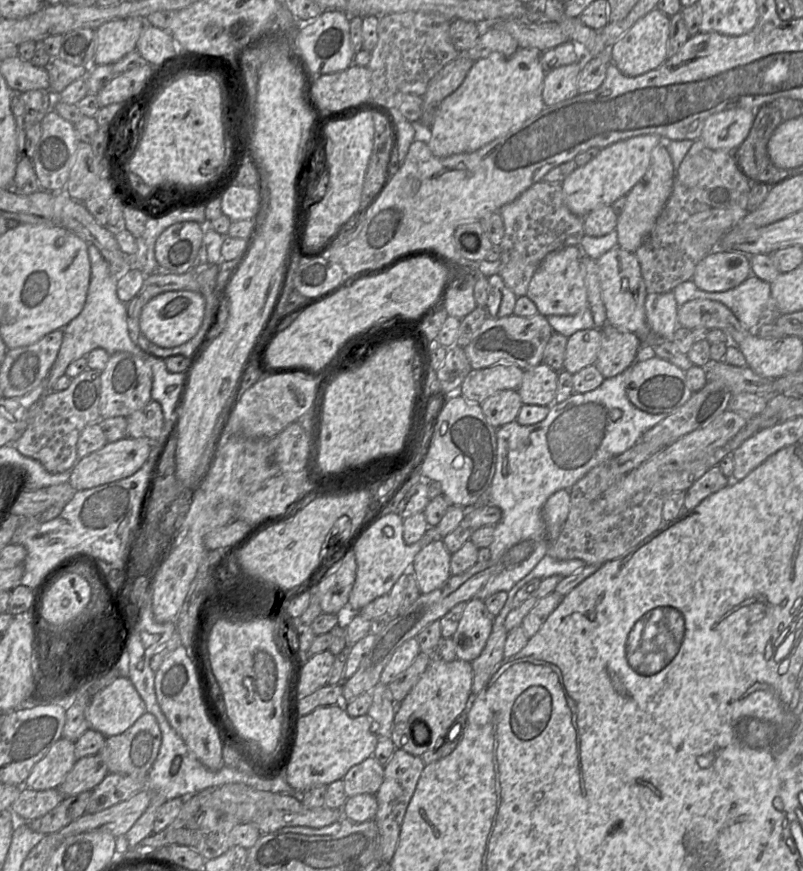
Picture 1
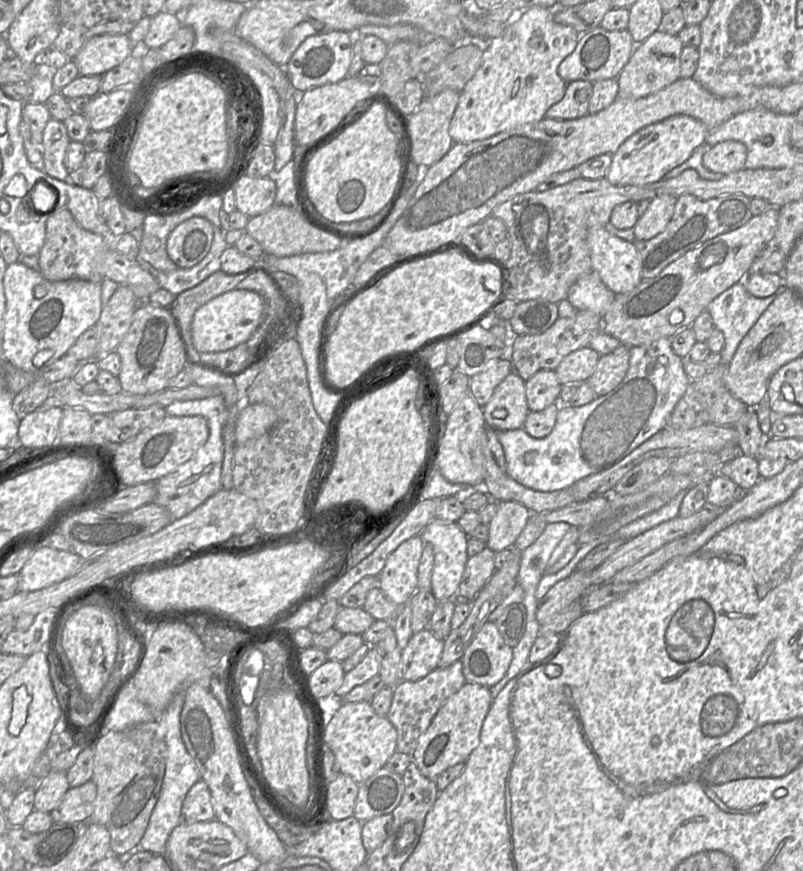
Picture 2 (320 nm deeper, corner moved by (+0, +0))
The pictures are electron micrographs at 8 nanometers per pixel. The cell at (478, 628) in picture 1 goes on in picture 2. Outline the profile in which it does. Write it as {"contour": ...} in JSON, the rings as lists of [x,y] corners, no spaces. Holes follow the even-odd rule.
{"contour":[[[488,620],[461,658],[466,682],[488,688],[506,674],[513,659],[513,648],[507,645],[496,624]]]}

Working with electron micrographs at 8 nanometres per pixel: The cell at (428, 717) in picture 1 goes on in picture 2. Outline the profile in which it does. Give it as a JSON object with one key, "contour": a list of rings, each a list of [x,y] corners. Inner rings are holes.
{"contour":[[[466,682],[445,701],[410,755],[424,776],[435,781],[449,767],[466,762],[480,743],[483,721],[492,702],[490,688],[470,682]]]}

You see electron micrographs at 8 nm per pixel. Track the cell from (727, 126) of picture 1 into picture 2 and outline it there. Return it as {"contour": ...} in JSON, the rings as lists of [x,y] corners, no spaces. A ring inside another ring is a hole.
{"contour":[[[727,140],[707,147],[702,163],[712,172],[727,175],[745,168],[746,158],[747,148],[743,143]]]}

